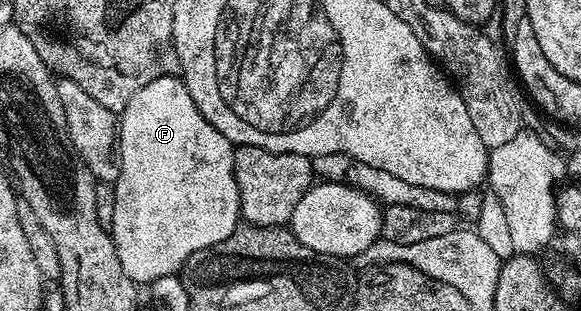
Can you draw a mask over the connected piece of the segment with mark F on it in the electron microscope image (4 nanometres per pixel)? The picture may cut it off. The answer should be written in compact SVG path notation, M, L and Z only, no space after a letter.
M179 75L156 76L146 86L142 86L142 90L134 94L134 98L130 98L130 102L118 116L118 143L120 145L120 173L114 185L116 201L114 202L114 222L110 231L114 250L118 250L118 262L122 262L122 270L126 270L126 274L136 285L147 286L154 282L154 278L175 276L190 257L198 254L198 250L206 250L222 242L222 238L230 238L230 234L238 227L238 221L241 219L238 182L234 178L234 146L200 113L194 98L190 98L190 90Z

